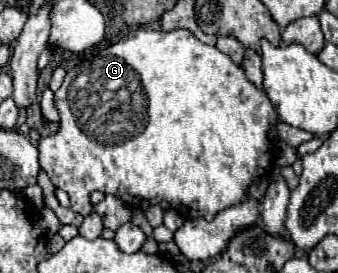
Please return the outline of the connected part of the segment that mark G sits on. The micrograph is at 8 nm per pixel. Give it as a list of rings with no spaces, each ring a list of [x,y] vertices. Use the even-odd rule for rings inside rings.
[[[146,26],[137,27],[134,33],[122,38],[122,41],[116,41],[114,45],[106,47],[104,51],[100,51],[94,59],[74,67],[70,73],[66,73],[62,87],[54,93],[56,99],[56,107],[60,113],[60,127],[54,135],[48,137],[40,137],[38,141],[38,151],[40,153],[40,167],[48,173],[48,177],[52,179],[52,183],[66,191],[72,203],[72,211],[80,213],[80,215],[88,215],[92,211],[92,203],[90,203],[90,193],[92,191],[102,191],[102,193],[110,193],[120,197],[124,203],[128,203],[134,209],[142,209],[146,211],[152,205],[158,205],[160,201],[168,201],[170,207],[178,209],[178,213],[184,219],[196,219],[196,217],[204,217],[206,221],[210,221],[218,211],[232,207],[236,203],[240,203],[246,197],[246,189],[250,187],[254,177],[264,177],[272,171],[272,141],[268,139],[268,129],[272,123],[276,123],[276,111],[270,103],[270,99],[258,91],[244,75],[244,69],[234,65],[232,59],[228,55],[224,55],[222,51],[218,51],[216,47],[210,47],[202,41],[198,41],[190,31],[186,29],[176,29],[176,31],[158,31],[158,29],[150,29]],[[120,99],[130,99],[128,105]],[[142,99],[146,99],[146,115],[144,115],[144,125],[142,125]]]

